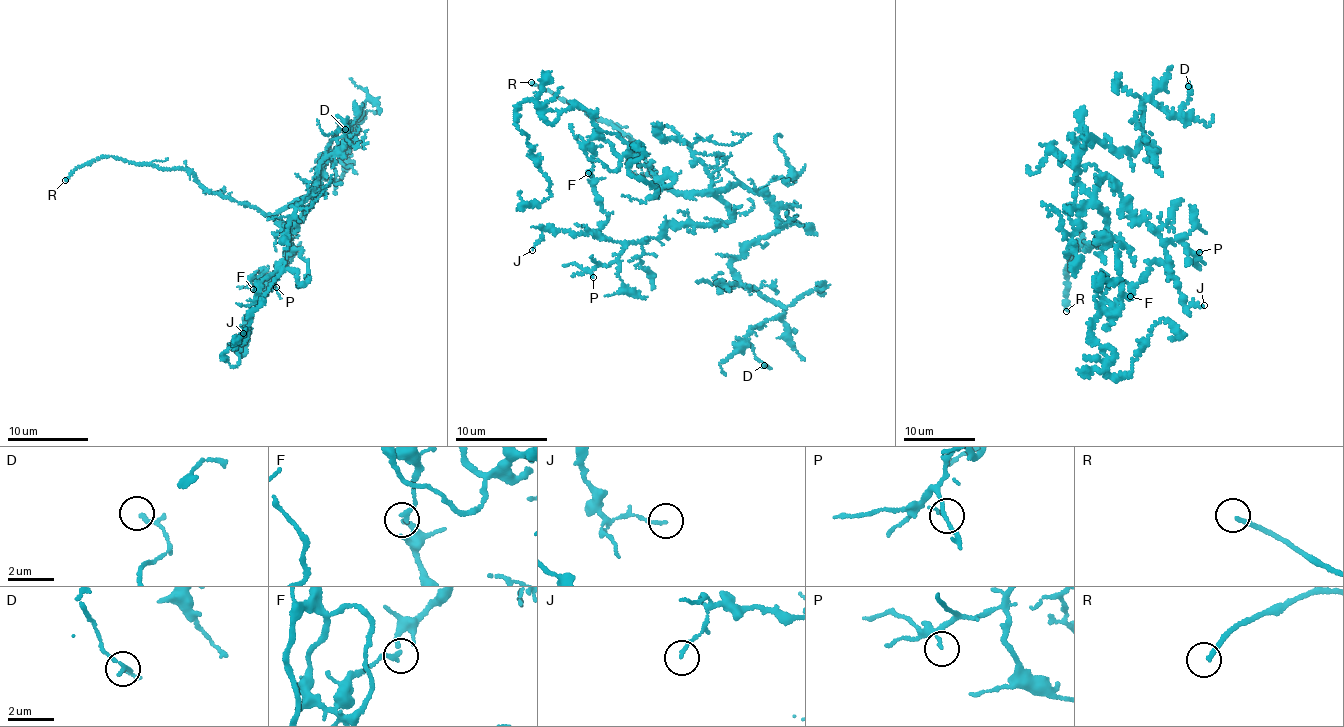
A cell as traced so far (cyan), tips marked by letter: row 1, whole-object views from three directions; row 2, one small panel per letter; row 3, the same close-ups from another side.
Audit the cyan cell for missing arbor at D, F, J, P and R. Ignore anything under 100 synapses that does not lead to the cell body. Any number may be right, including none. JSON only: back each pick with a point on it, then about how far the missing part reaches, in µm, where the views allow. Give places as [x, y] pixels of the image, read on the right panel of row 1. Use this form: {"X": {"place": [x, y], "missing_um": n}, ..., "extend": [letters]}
{"R": {"place": [1066, 311], "missing_um": 60}, "extend": ["R"]}

